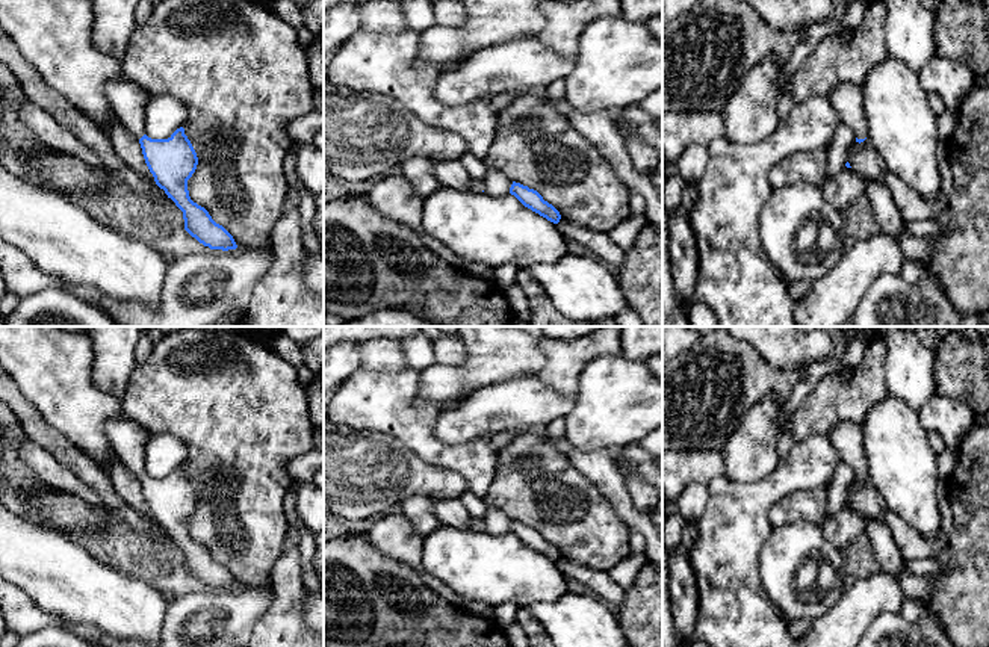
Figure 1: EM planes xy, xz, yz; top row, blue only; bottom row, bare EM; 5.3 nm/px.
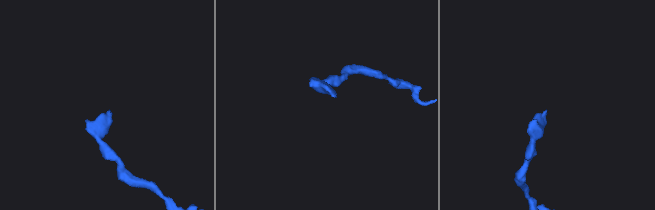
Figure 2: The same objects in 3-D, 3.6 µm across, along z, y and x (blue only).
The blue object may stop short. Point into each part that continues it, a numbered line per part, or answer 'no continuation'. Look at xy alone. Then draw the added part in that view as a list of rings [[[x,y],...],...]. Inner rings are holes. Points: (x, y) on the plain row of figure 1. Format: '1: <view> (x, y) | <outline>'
1: xy (127, 439) | [[[122,411],[106,422],[106,435],[119,461],[141,478],[145,473],[145,447],[150,438],[144,426]]]

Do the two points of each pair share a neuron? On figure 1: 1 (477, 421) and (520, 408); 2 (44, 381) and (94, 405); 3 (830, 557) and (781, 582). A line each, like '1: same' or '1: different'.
1: same
2: same
3: same

